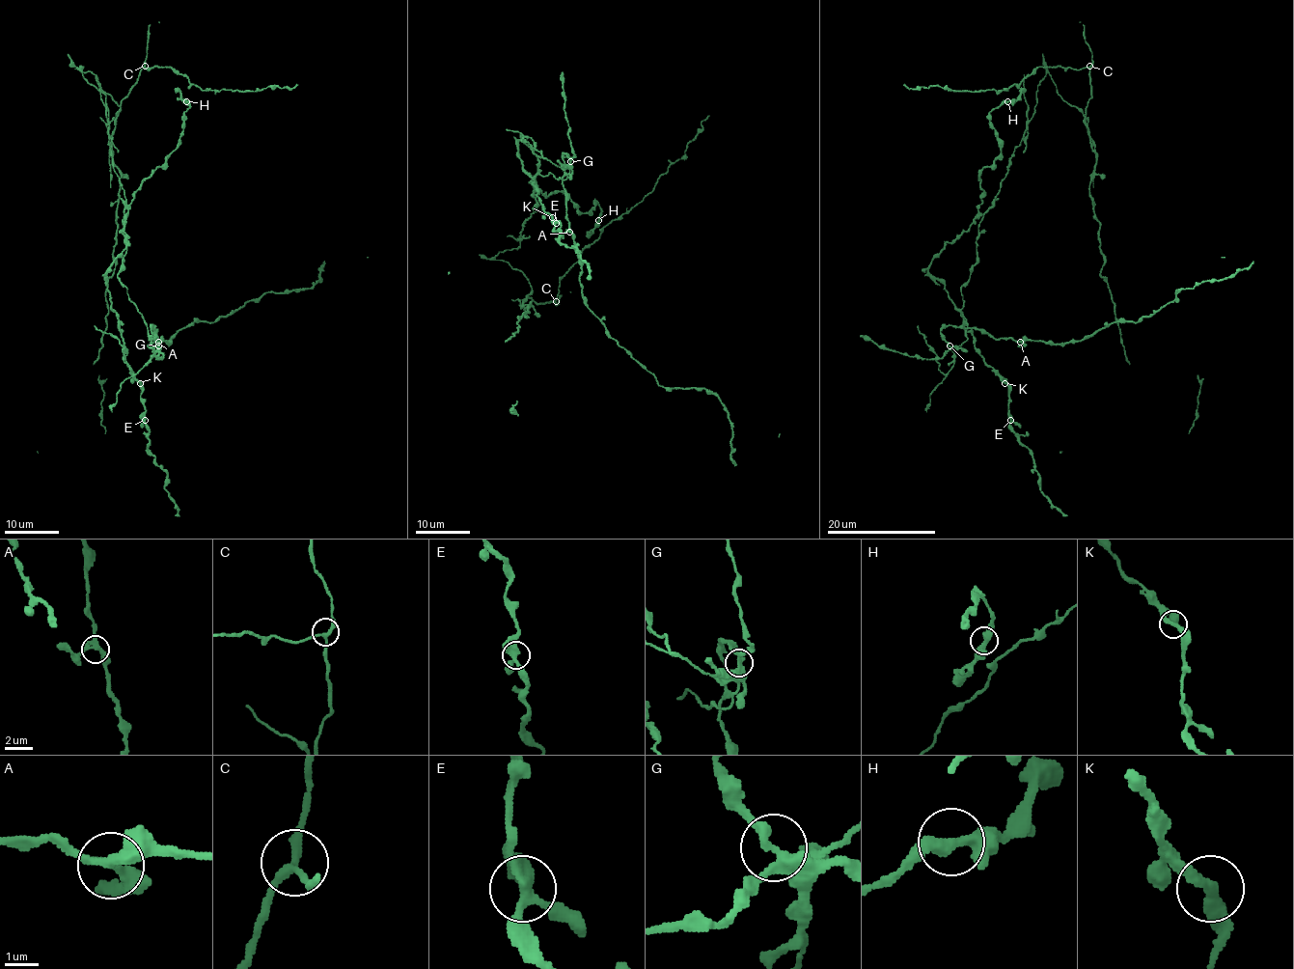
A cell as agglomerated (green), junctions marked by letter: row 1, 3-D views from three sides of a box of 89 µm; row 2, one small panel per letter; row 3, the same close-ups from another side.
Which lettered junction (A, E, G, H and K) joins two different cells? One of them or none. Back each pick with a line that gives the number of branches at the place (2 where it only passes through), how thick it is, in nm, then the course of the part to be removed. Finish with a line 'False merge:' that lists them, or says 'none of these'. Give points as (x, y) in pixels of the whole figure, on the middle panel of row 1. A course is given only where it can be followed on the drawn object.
G: 3 | 320 nm | (569, 161), (565, 179), (529, 181), (520, 244), (495, 257), (536, 303), (709, 115)
False merge: G

